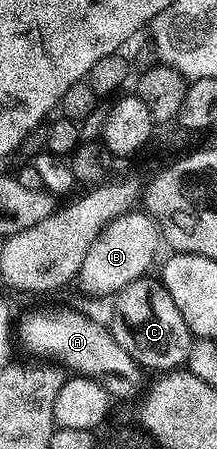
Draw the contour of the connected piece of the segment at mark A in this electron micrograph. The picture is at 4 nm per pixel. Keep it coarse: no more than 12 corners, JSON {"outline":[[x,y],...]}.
{"outline":[[34,309],[16,341],[111,398],[136,397],[142,366],[78,309]]}

